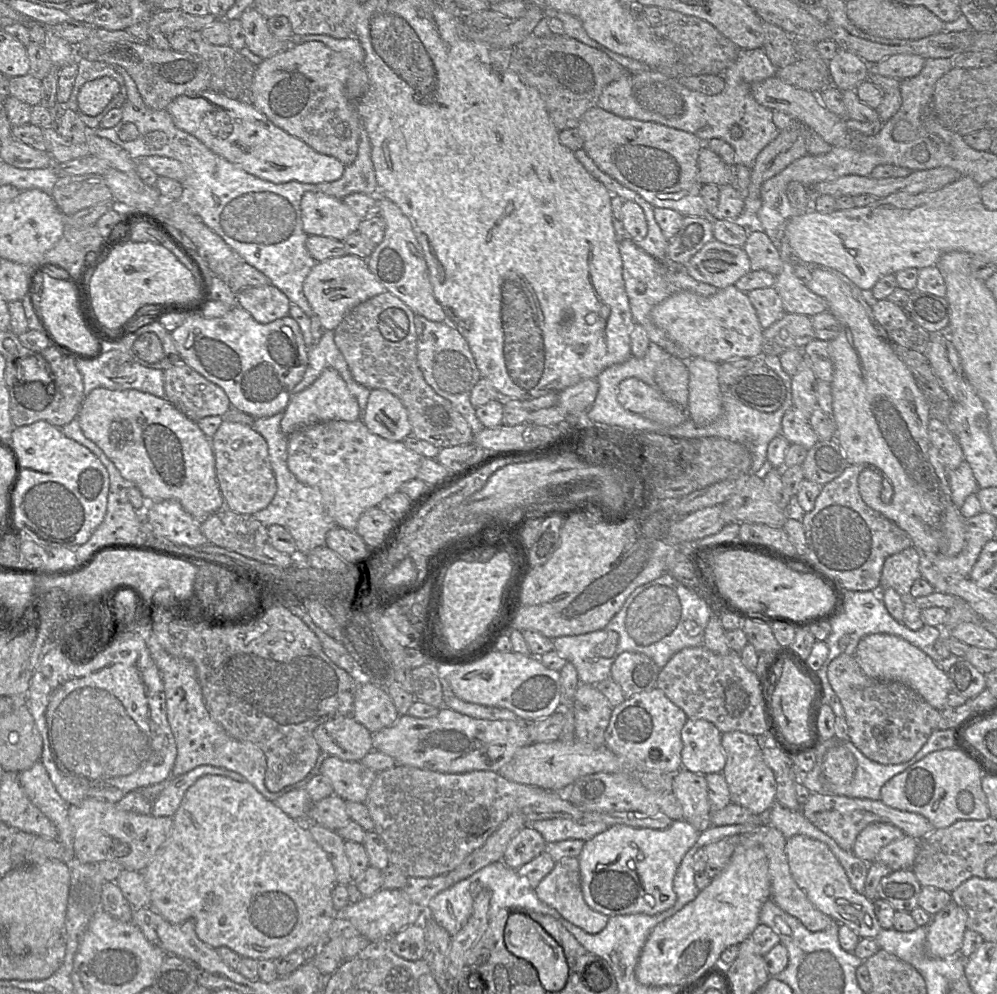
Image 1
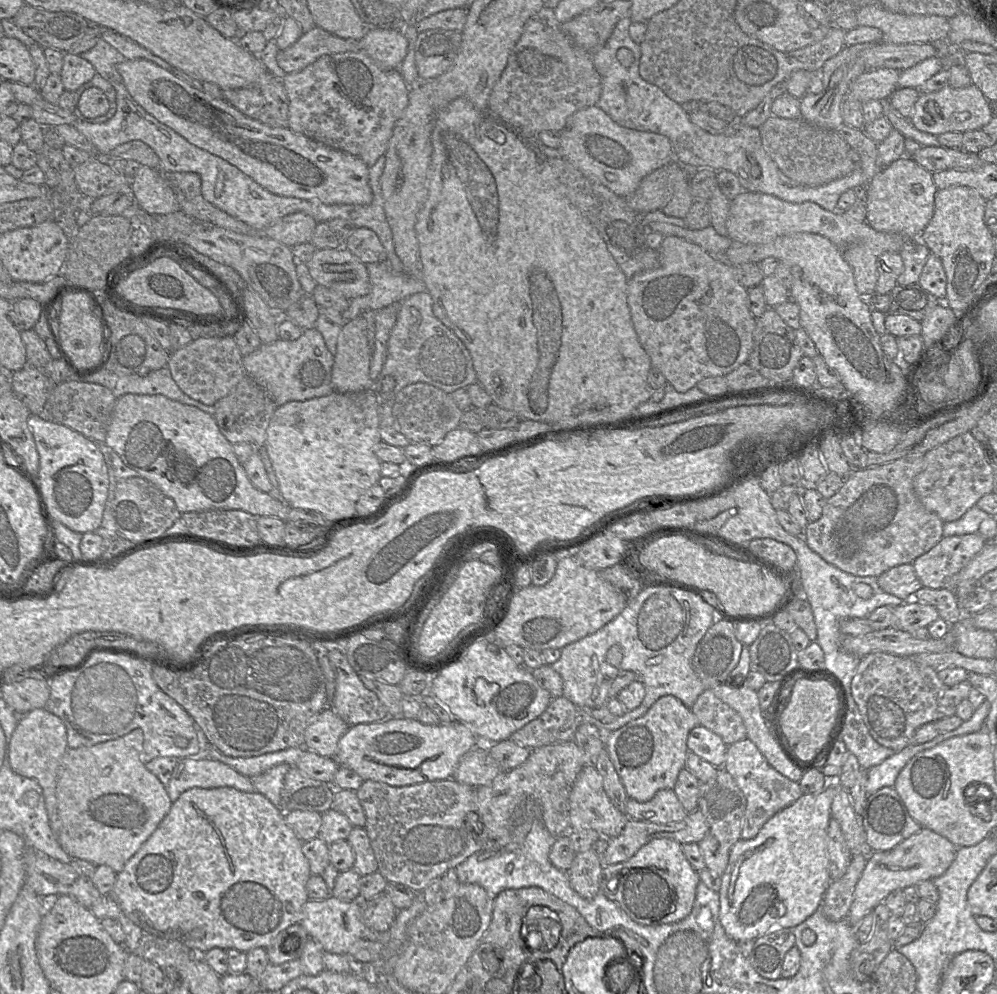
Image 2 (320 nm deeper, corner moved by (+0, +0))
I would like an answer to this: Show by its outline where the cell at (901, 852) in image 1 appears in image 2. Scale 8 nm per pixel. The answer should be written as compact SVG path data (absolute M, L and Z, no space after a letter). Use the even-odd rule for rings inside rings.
M922 827L920 831L887 851L874 851L867 858L865 868L857 882L853 894L848 922L855 927L864 916L895 890L903 890L909 886L916 886L921 881L932 880L945 873L952 864L957 847L945 837Z

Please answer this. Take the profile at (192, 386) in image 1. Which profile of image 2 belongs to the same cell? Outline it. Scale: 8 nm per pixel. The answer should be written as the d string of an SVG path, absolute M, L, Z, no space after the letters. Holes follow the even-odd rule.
M200 337L176 351L170 351L167 367L186 395L205 405L214 406L246 376L242 358L234 337Z

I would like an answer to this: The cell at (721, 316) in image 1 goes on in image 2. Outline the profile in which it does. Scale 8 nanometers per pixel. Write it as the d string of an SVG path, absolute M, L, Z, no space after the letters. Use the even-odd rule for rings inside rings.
M664 236L658 251L660 254L659 268L637 273L629 279L627 285L627 303L633 327L641 346L650 357L651 365L656 367L664 375L666 381L669 382L677 392L685 393L704 378L726 376L743 363L747 363L753 347L753 333L756 327L756 318L749 310L748 289L738 282L733 267L724 259L714 258L699 245L677 236Z

